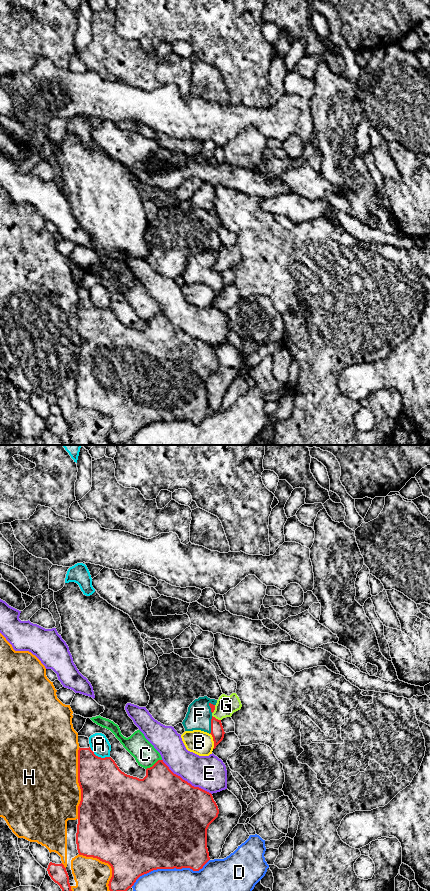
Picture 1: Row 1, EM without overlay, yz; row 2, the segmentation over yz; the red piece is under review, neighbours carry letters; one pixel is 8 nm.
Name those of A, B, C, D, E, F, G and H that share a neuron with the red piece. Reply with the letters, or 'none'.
F

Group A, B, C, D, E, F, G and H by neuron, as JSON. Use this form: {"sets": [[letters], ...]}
{"sets": [["A"], ["B"], ["C"], ["D"], ["E"], ["F"], ["G"], ["H"]]}

